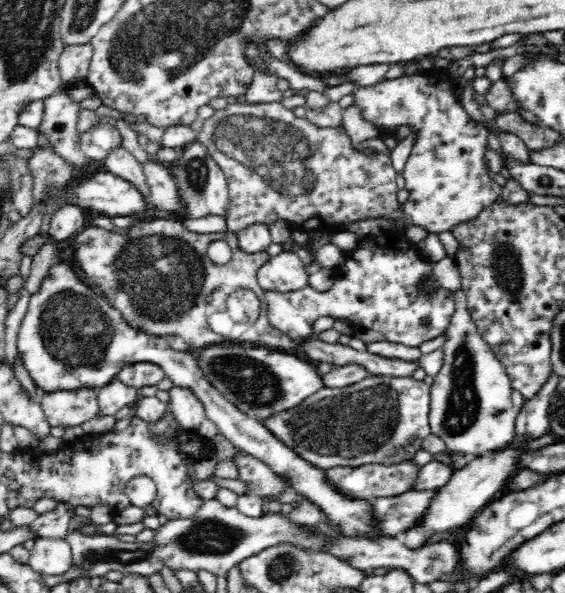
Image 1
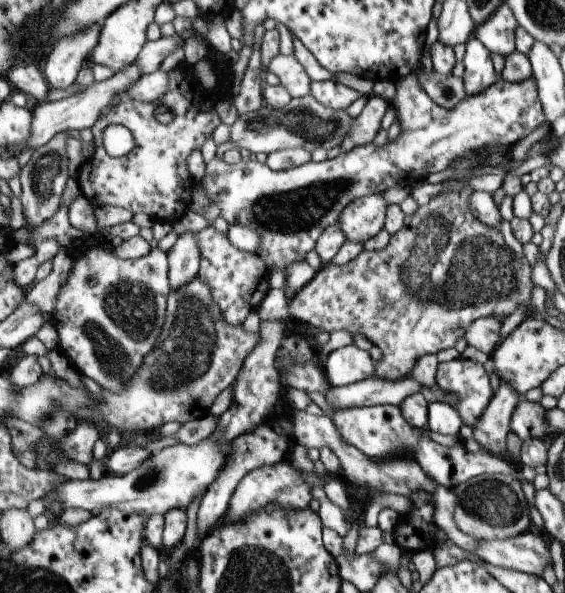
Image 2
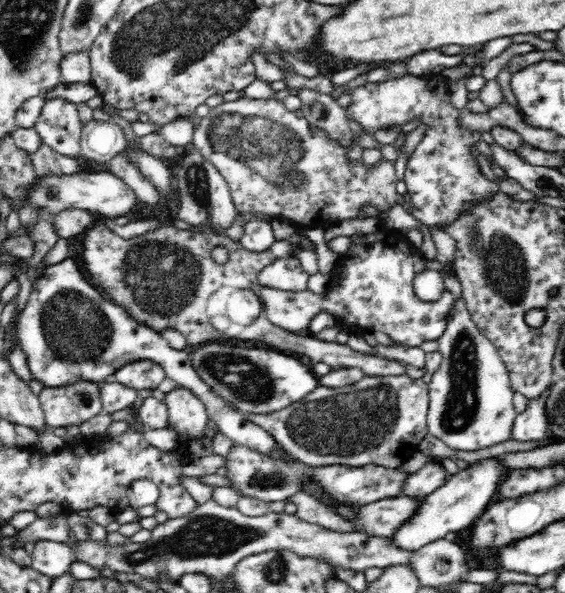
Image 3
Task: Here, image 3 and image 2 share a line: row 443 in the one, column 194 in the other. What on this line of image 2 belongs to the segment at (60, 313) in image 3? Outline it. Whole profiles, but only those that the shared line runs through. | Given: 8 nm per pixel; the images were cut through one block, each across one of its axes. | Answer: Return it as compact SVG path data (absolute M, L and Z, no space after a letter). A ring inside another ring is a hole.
M183 232L178 236L166 253L166 259L169 292L181 290L181 286L189 284L199 270L199 250L193 233Z

